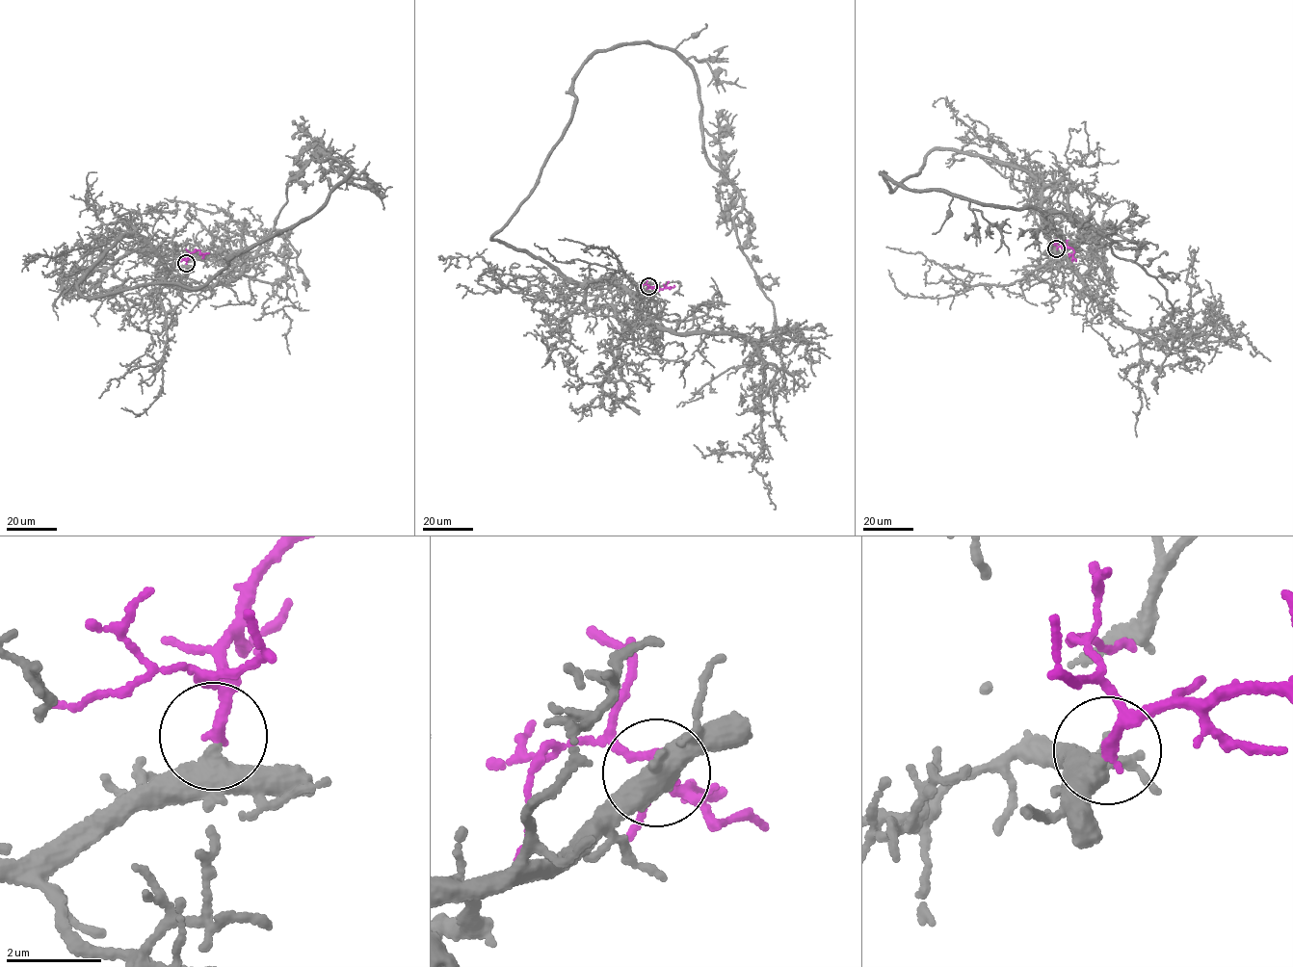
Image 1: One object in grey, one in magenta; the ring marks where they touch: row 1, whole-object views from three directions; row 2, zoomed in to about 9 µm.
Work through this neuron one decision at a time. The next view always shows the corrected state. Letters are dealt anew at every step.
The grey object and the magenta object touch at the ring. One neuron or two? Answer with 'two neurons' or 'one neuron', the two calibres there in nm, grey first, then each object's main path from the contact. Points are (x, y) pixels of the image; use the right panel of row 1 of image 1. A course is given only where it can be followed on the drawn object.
one neuron; calibres 360 and 180 nm; course grey (1056, 248), (1015, 168), (941, 147), (893, 192), (880, 174), (1116, 241), (1173, 308), (1157, 394); course magenta (1056, 248), (1066, 245), (1072, 248), (1075, 260)

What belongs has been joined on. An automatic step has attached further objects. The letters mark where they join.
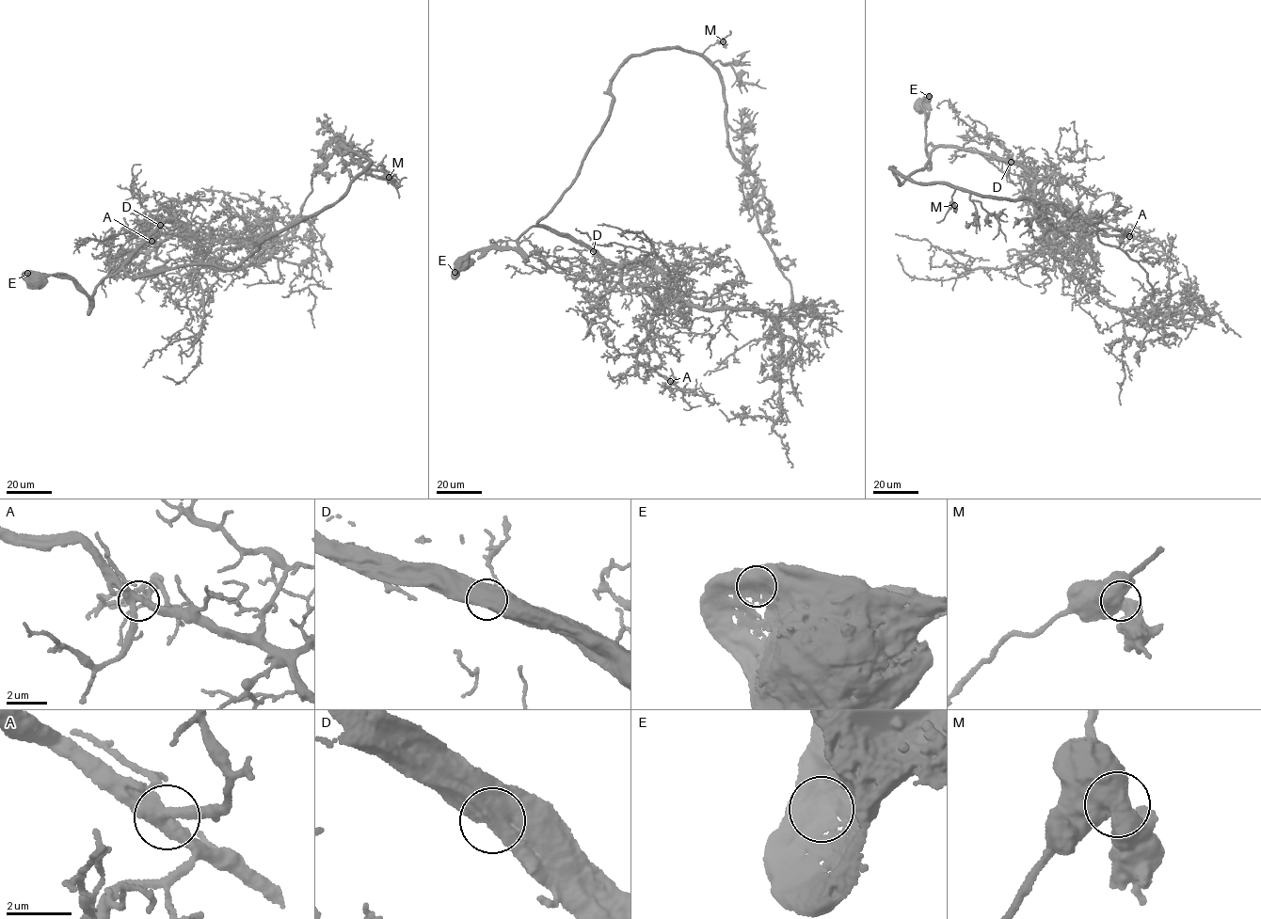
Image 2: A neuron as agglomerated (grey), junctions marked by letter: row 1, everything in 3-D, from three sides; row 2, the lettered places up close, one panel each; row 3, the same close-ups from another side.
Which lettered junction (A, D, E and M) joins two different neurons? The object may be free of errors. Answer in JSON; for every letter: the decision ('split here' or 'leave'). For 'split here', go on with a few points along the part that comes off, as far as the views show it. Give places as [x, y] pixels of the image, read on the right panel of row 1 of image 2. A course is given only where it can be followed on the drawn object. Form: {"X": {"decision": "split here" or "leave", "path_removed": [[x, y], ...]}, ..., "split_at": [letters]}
{"A": {"decision": "leave"}, "D": {"decision": "leave"}, "E": {"decision": "leave"}, "M": {"decision": "leave"}, "split_at": []}

